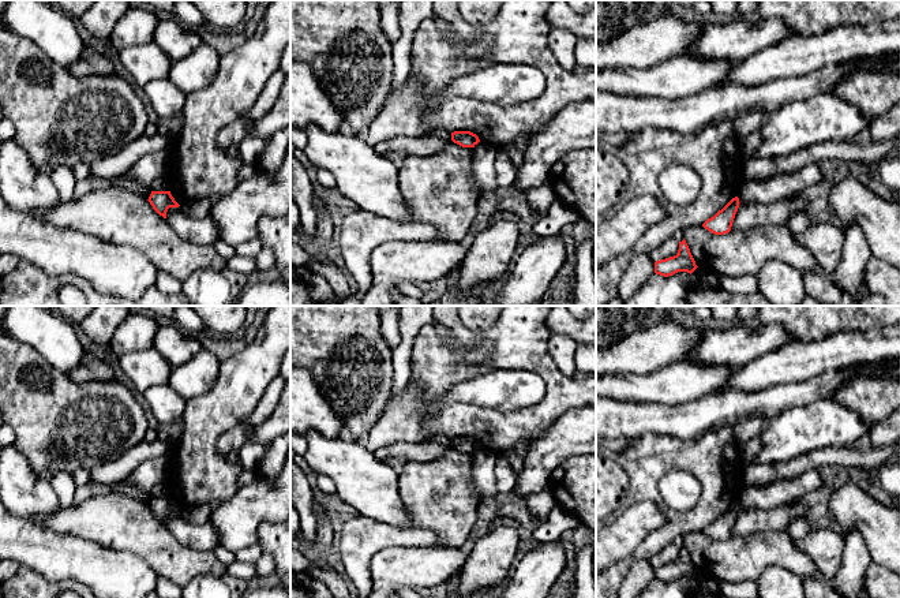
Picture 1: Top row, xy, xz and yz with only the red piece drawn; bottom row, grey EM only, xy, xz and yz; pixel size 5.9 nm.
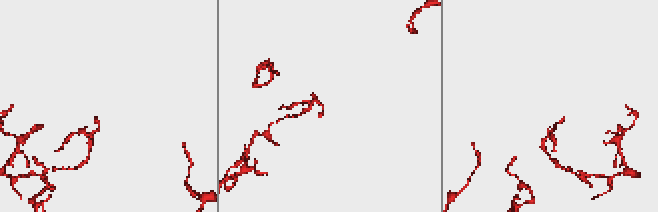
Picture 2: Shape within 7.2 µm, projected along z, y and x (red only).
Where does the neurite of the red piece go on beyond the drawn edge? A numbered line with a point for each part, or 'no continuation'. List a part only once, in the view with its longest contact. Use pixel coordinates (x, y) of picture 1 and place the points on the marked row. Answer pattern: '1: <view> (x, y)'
no continuation

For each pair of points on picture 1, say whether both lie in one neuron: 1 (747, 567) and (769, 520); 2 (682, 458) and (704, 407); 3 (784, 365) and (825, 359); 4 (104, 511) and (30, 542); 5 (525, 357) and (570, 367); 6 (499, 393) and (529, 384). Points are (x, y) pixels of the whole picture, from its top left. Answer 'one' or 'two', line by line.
1: two
2: two
3: one
4: two
5: two
6: one

